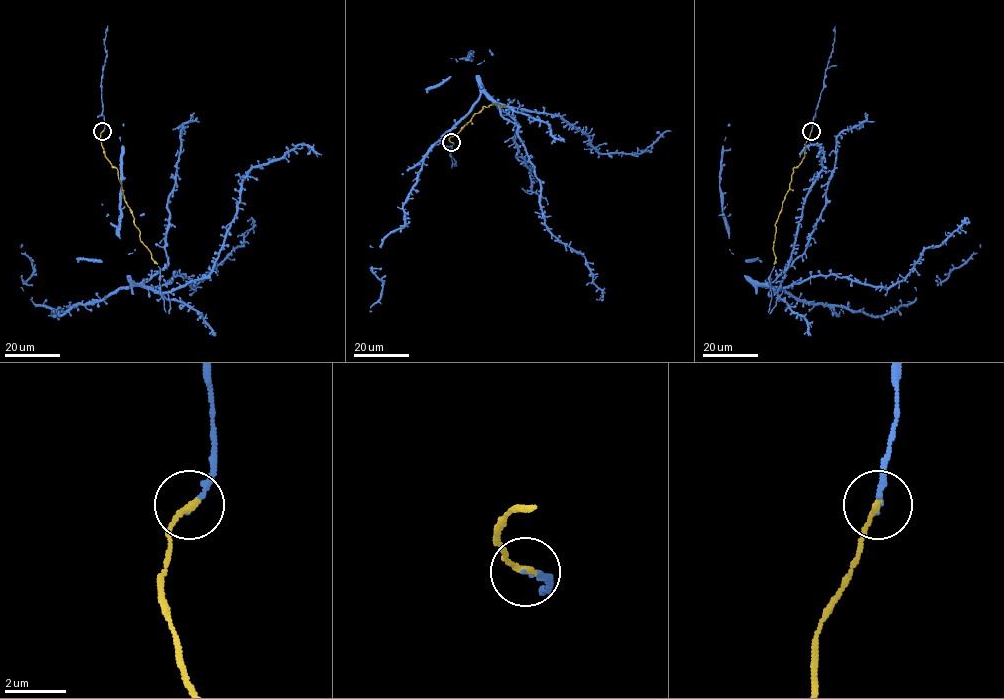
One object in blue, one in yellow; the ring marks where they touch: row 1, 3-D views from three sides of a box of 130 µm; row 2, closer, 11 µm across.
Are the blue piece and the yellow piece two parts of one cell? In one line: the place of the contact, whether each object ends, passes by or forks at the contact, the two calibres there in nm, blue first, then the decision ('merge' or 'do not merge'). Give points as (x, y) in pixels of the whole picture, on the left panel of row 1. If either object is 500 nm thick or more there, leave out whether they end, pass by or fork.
at (102, 131); blue ends there; yellow ends there; 180 nm thick on the blue side, 240 nm on the other; merge

